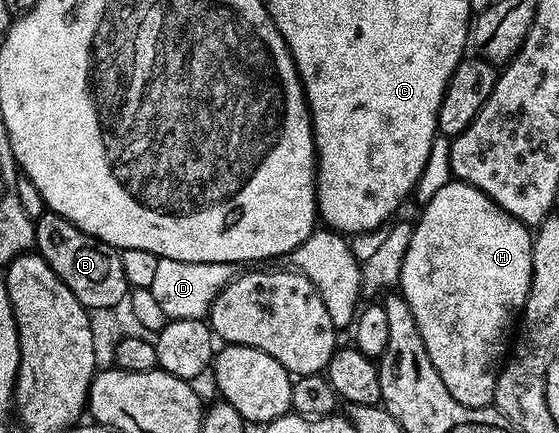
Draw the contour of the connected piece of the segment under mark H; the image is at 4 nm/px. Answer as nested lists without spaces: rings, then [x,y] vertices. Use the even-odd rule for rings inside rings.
[[[451,179],[438,194],[435,194],[431,200],[423,205],[422,210],[424,210],[424,213],[421,214],[420,221],[415,221],[414,224],[413,238],[411,238],[409,244],[411,251],[408,253],[407,259],[402,262],[402,279],[398,284],[398,292],[409,304],[410,310],[414,314],[414,322],[418,322],[418,330],[422,334],[426,354],[430,354],[430,362],[434,366],[434,370],[438,370],[438,378],[442,378],[442,382],[446,382],[446,390],[450,390],[450,394],[454,394],[454,398],[458,402],[462,402],[462,406],[487,408],[496,399],[496,379],[500,377],[500,369],[509,355],[510,337],[513,335],[514,325],[523,313],[525,302],[528,301],[528,291],[532,285],[533,233],[518,218],[506,214],[506,210],[499,208],[485,192],[470,186],[465,180]],[[471,348],[472,368],[446,368],[443,362],[440,361],[439,352],[448,356],[451,352],[468,352]]]

